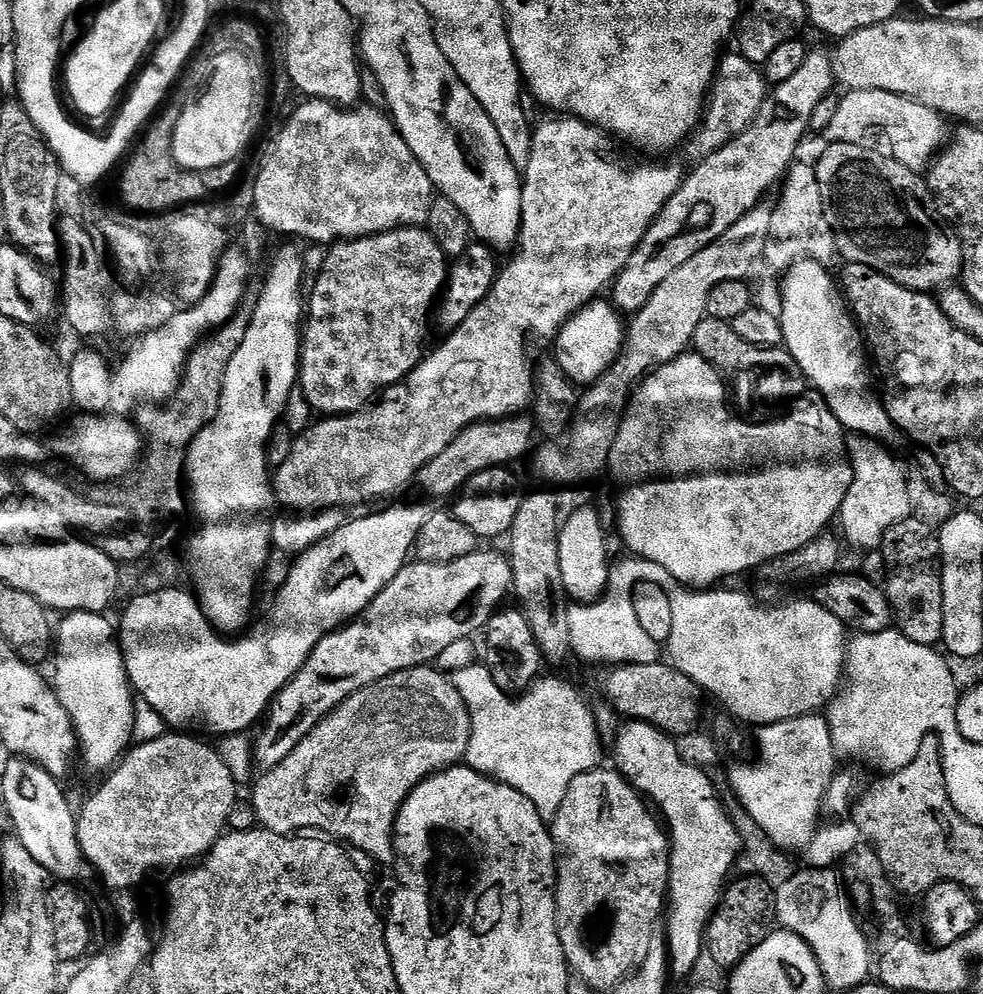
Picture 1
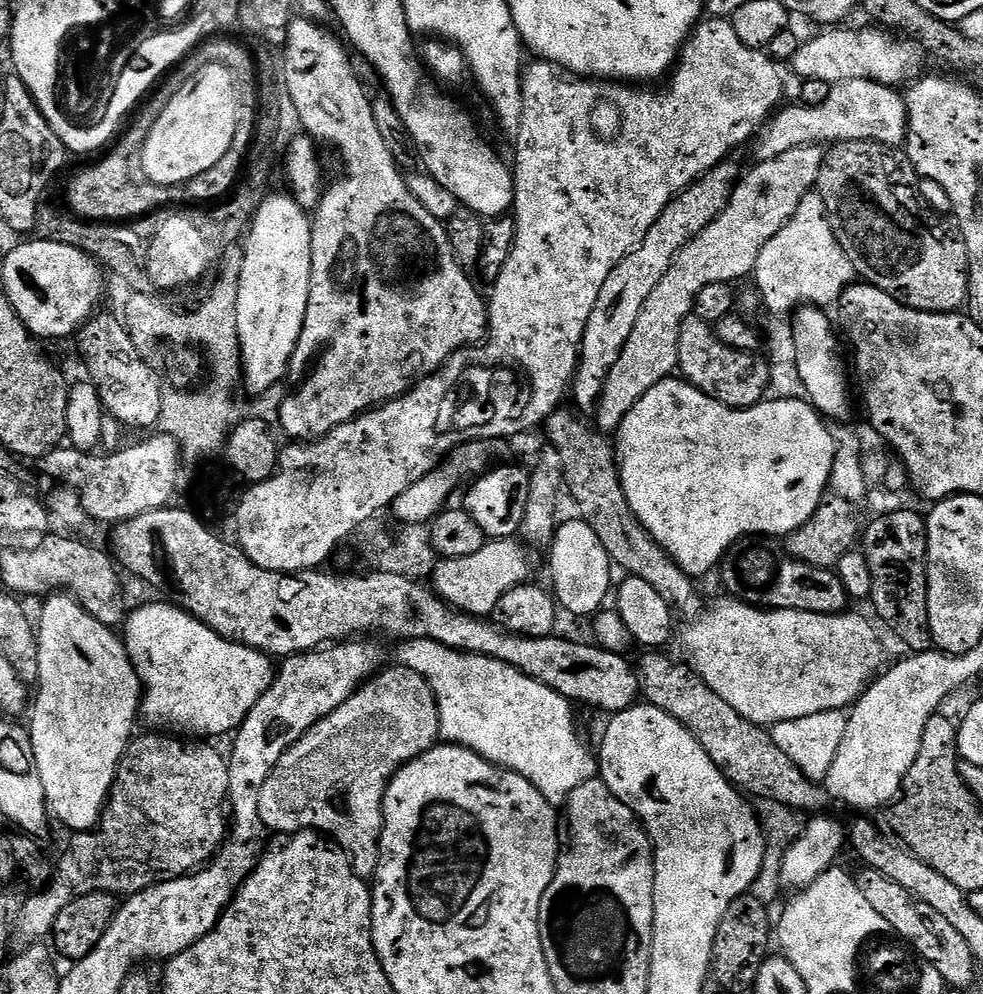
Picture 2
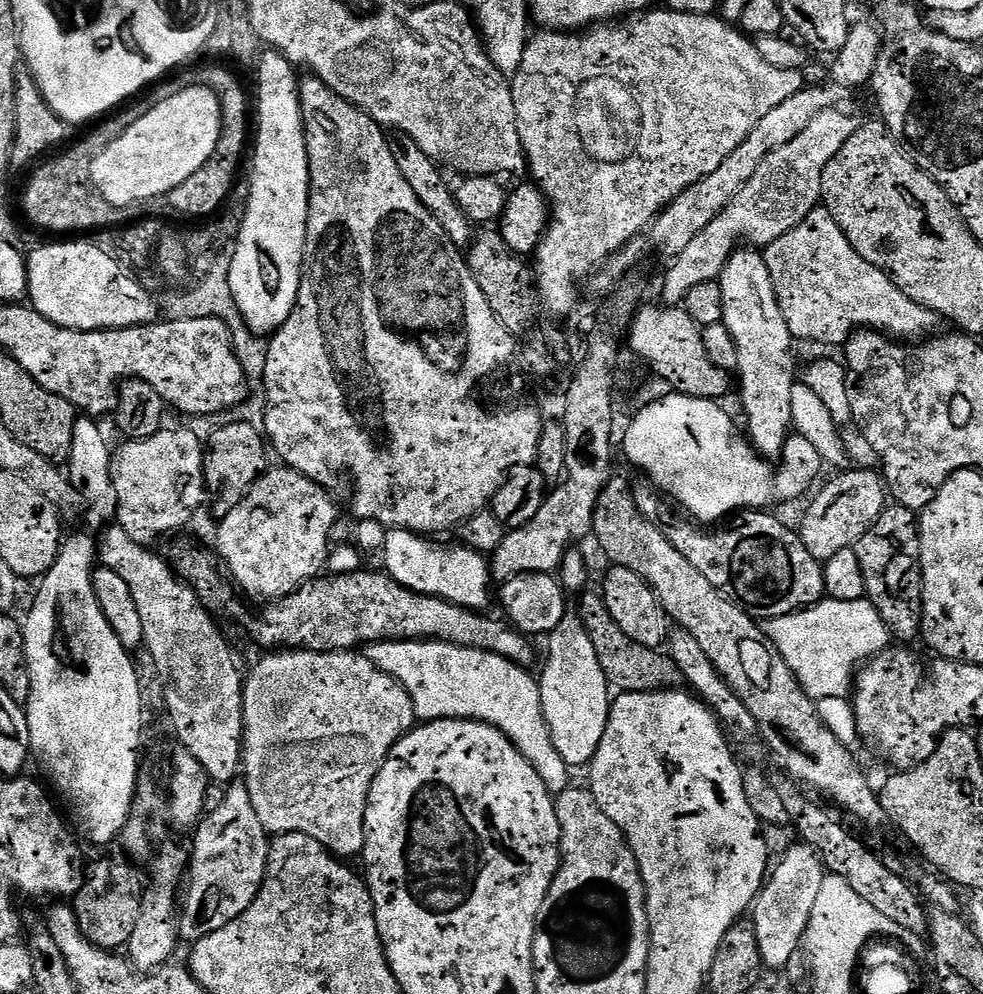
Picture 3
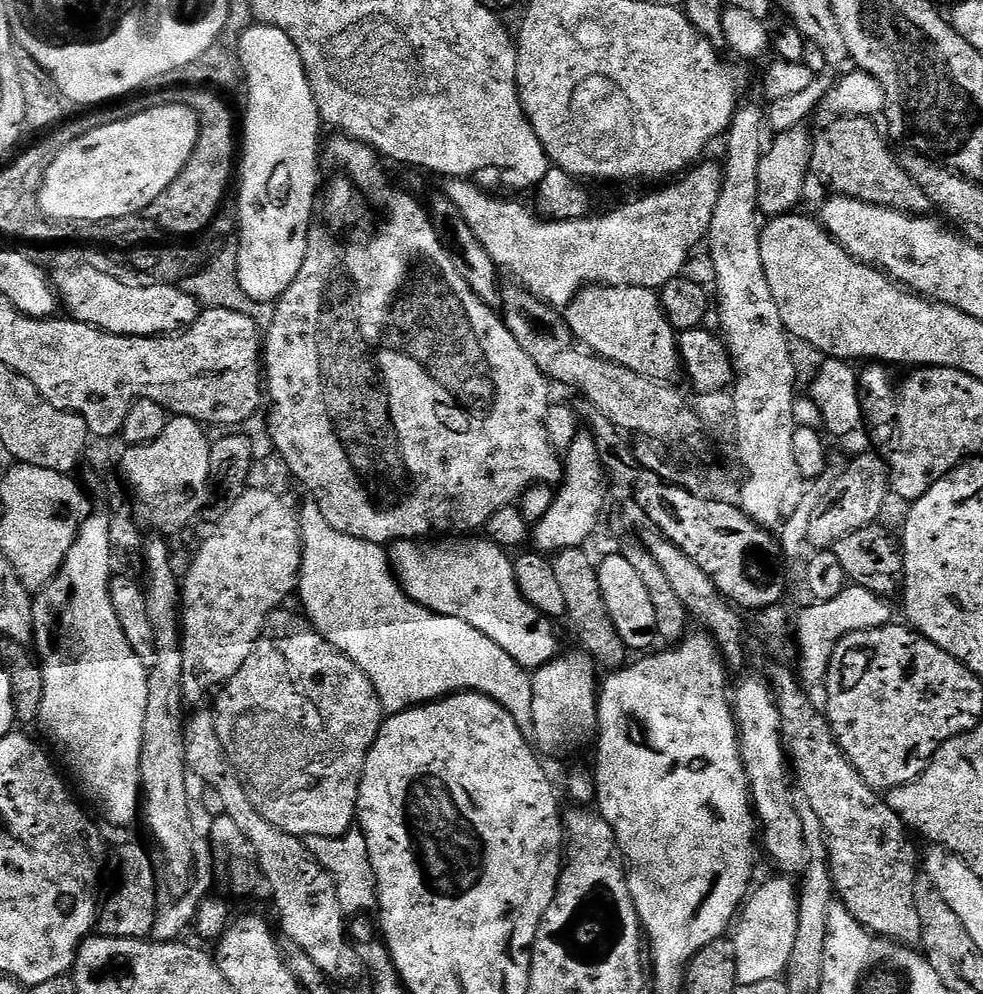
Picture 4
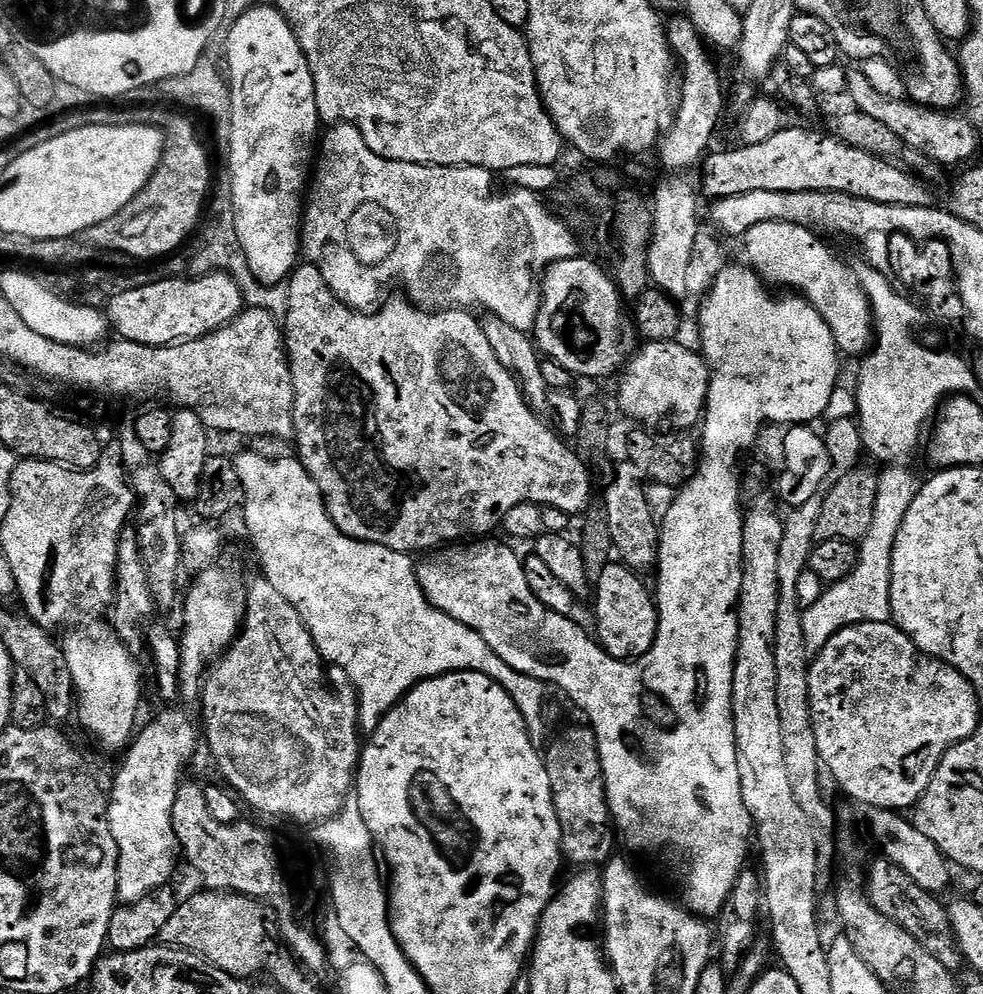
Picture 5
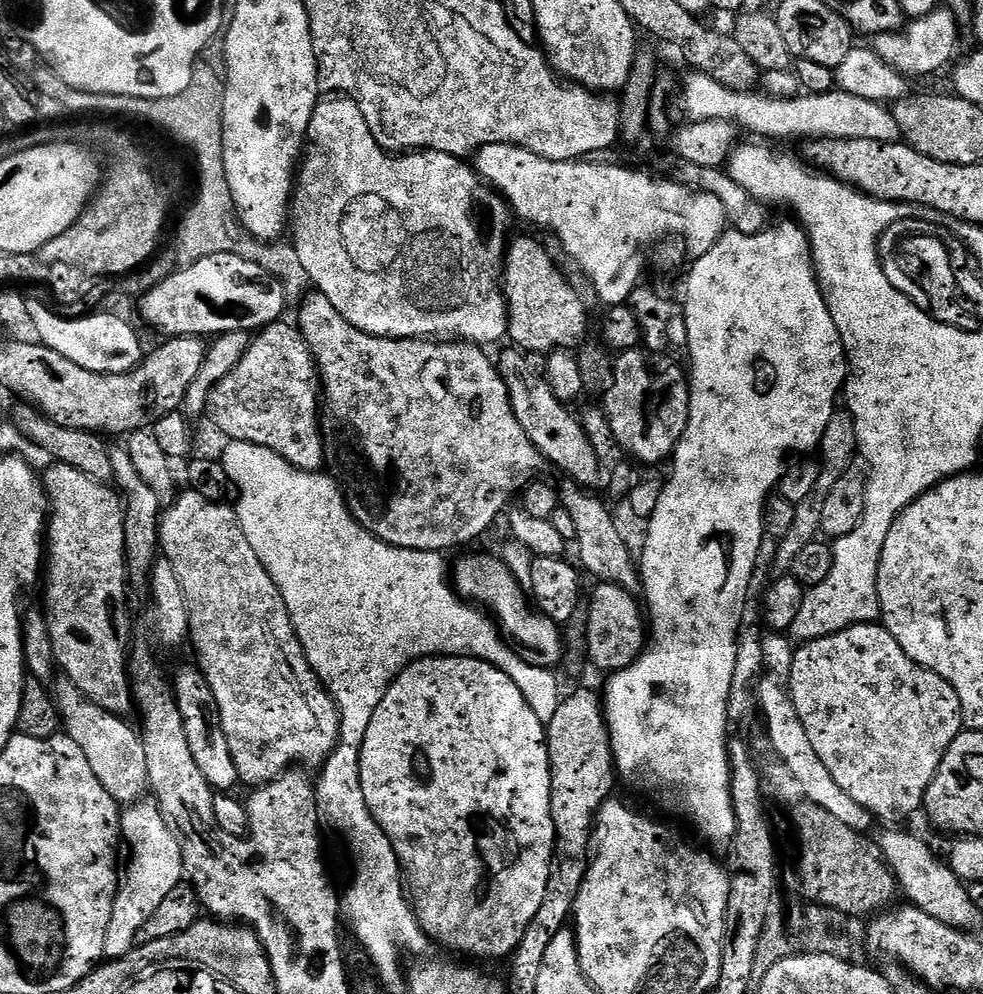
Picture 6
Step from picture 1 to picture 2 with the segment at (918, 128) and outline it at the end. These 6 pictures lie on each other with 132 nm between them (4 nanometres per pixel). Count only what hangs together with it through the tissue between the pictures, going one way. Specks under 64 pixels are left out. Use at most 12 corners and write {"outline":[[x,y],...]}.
{"outline":[[873,80],[781,107],[755,159],[846,140],[903,145],[908,106]]}

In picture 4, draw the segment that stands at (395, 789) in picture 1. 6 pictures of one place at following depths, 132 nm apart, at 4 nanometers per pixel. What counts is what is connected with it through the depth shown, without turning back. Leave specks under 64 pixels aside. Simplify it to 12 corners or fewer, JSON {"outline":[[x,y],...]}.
{"outline":[[277,610],[215,697],[250,802],[347,836],[386,713]]}

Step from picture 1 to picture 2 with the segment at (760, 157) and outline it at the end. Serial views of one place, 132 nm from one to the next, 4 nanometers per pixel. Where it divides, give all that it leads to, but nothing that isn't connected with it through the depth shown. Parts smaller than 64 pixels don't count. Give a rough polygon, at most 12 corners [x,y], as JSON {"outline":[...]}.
{"outline":[[732,162],[658,214],[613,270],[580,343],[577,409],[600,403],[646,298],[722,214]]}

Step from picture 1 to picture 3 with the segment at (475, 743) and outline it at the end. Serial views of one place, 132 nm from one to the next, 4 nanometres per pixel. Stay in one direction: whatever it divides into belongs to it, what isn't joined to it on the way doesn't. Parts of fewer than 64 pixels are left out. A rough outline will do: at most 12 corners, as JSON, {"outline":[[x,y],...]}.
{"outline":[[379,640],[417,721],[494,726],[549,792],[570,786],[540,682],[498,654]]}

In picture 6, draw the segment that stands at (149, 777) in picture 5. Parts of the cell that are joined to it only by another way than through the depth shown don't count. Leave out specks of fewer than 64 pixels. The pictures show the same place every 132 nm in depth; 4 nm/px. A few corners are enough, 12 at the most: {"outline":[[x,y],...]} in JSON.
{"outline":[[159,803],[120,814],[126,845],[104,954],[122,958],[185,879]]}

